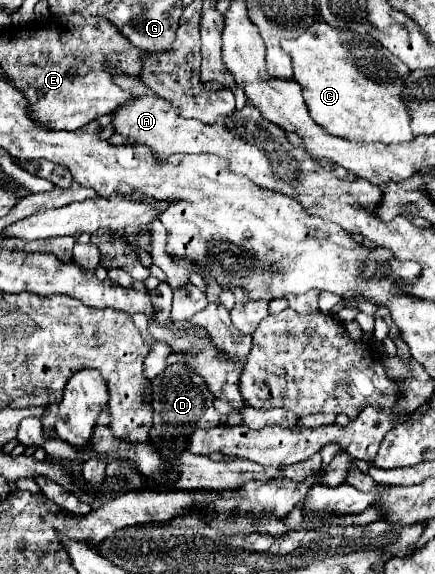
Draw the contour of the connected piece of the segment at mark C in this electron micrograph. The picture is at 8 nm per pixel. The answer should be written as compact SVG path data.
M315 22L303 36L285 40L285 52L293 58L293 80L303 88L303 98L307 102L311 118L329 134L361 142L403 142L415 138L409 128L411 116L401 96L403 80L411 72L397 56L379 46L375 40L361 34L355 36L353 32L337 30L327 22Z

